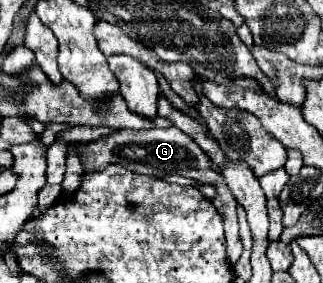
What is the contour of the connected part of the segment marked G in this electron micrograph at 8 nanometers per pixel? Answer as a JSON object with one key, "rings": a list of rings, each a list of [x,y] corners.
{"rings":[[[172,127],[172,129],[146,129],[146,131],[116,131],[110,137],[104,137],[100,141],[88,143],[82,151],[82,163],[84,163],[84,171],[100,171],[110,163],[118,163],[124,165],[128,171],[134,173],[144,173],[144,175],[164,175],[164,173],[178,173],[208,185],[216,187],[216,197],[214,197],[214,207],[216,211],[220,211],[220,217],[224,221],[224,233],[226,239],[226,259],[230,264],[236,263],[239,259],[243,246],[238,237],[238,217],[236,217],[236,199],[232,197],[222,173],[212,169],[212,161],[210,157],[180,129]]]}

